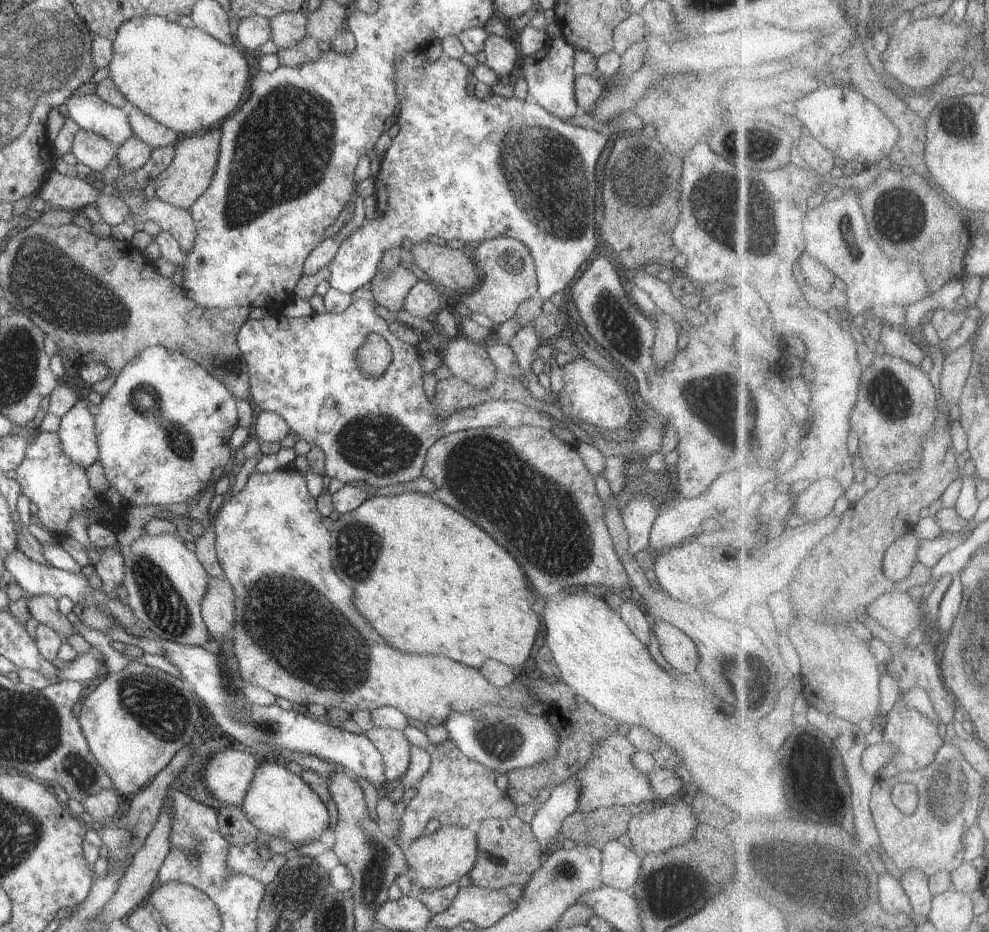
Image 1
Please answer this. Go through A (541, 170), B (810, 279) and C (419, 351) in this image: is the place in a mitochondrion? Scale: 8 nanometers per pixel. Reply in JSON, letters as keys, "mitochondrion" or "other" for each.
{"A":"mitochondrion","B":"other","C":"other"}

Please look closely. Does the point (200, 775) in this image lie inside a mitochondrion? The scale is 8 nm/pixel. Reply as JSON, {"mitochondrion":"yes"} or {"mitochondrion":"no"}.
{"mitochondrion":"no"}

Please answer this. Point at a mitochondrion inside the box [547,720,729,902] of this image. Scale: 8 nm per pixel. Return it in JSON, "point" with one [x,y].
{"point":[564,875]}

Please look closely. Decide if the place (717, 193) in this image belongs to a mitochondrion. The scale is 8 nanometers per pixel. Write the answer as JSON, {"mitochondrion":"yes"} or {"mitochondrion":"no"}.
{"mitochondrion":"yes"}

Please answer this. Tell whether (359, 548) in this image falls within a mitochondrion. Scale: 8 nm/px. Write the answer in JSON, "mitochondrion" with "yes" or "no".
{"mitochondrion":"yes"}

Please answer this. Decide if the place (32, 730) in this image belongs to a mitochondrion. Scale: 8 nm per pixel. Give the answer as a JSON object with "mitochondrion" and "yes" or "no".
{"mitochondrion":"yes"}

